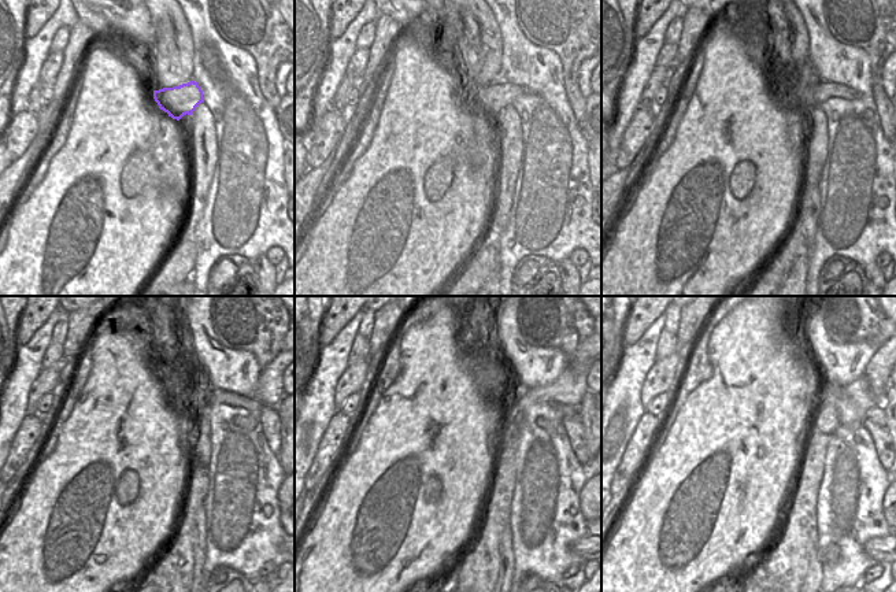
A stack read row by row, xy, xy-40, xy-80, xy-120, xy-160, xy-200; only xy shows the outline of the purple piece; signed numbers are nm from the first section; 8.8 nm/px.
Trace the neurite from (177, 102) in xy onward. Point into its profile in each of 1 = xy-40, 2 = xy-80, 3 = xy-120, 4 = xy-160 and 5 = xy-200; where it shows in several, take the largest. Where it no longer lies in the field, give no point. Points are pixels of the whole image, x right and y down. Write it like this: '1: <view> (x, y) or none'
1: xy-40 (488, 100)
2: xy-80 (800, 97)
3: xy-120 (197, 403)
4: xy-160 (569, 411)
5: xy-200 (876, 414)

